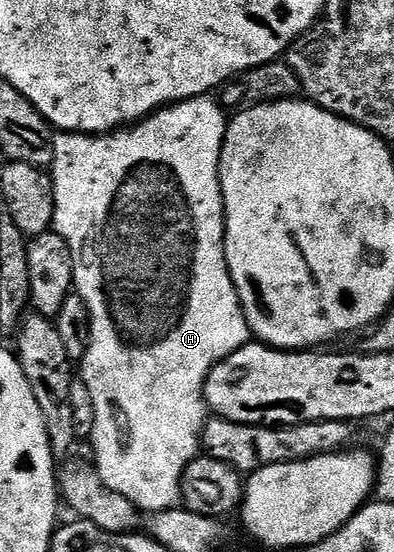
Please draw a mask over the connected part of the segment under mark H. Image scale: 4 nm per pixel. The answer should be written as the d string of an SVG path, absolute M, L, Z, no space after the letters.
M198 95L140 119L126 129L112 131L106 135L81 135L59 133L55 137L55 156L49 168L51 184L55 190L55 222L53 229L69 245L73 253L74 290L89 305L91 314L91 344L81 361L81 378L89 387L96 406L89 445L95 450L93 463L98 468L105 485L117 493L124 494L144 513L178 508L181 503L183 470L195 460L201 451L203 427L209 418L209 408L203 397L203 386L209 373L229 353L241 349L252 338L251 326L239 303L239 294L229 273L227 254L223 240L227 225L223 213L223 190L219 180L219 162L223 152L223 142L229 115L218 98L211 95Z

